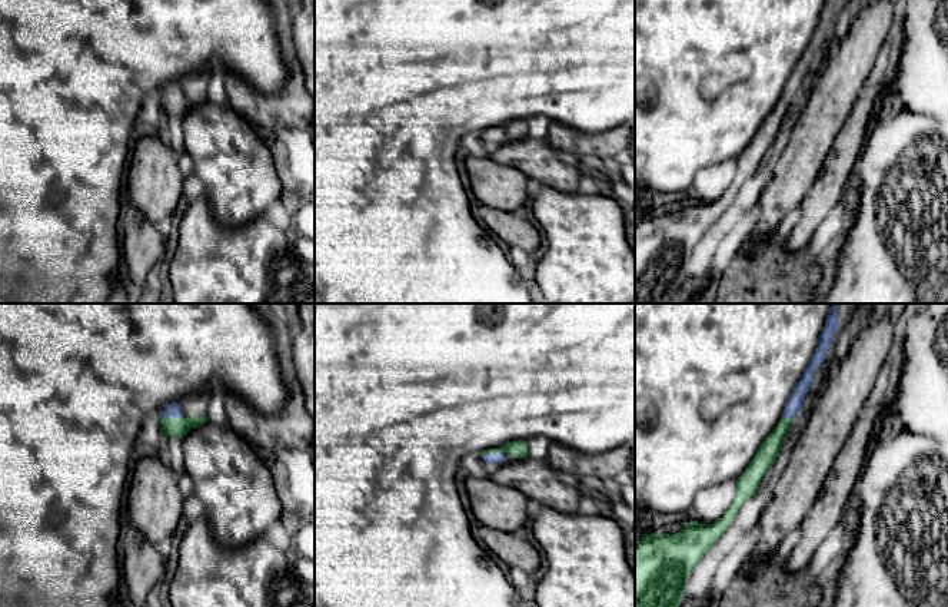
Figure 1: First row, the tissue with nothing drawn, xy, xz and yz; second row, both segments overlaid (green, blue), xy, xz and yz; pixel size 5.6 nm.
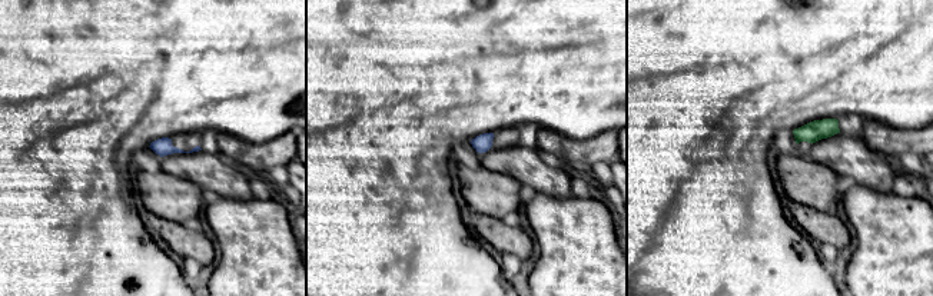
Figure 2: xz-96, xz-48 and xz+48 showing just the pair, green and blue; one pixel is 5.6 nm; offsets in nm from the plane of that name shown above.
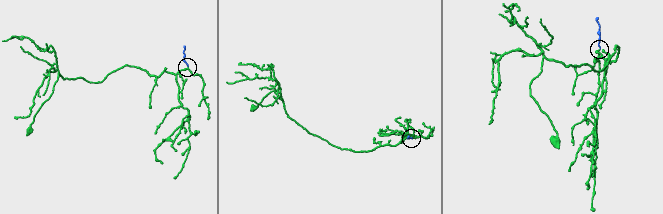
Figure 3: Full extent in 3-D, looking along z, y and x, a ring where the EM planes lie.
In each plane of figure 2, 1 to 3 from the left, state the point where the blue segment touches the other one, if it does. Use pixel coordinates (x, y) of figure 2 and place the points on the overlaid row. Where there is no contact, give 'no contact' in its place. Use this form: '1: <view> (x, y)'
1: no contact
2: no contact
3: no contact

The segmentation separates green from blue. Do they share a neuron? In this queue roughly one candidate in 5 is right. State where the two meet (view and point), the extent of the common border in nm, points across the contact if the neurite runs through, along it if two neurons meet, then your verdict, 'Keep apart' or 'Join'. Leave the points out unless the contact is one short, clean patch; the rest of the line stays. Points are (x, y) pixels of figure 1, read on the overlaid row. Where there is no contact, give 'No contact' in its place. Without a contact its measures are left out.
Touches green at xy (172, 418). Shared border 140 nm. Path across: xy (172, 427), (172, 418), (173, 410). Join

